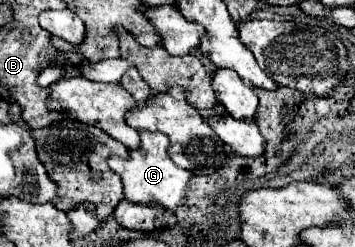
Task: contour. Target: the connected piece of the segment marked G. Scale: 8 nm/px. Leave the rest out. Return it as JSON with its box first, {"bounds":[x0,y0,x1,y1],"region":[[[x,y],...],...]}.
{"bounds":[108,132,192,212],"region":[[[140,132],[142,146],[138,150],[130,150],[130,158],[110,158],[108,166],[122,178],[124,198],[134,204],[156,204],[164,210],[176,212],[182,198],[188,192],[188,184],[192,174],[180,166],[176,166],[170,158],[170,140],[166,134],[144,134]]]}

